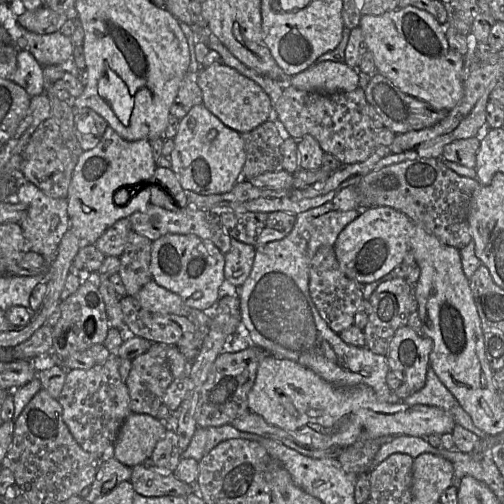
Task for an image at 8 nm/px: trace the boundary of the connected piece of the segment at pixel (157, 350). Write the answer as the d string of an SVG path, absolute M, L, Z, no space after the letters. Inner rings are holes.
M153 343L146 353L132 360L126 385L133 413L157 417L166 390L174 380L167 359L169 347Z

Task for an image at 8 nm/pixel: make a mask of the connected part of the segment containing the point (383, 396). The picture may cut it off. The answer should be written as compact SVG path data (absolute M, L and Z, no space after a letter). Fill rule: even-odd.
M331 201L326 202L321 206L297 214L293 229L281 240L255 247L256 254L251 273L245 283L238 288L241 320L249 333L250 343L264 349L270 355L293 360L302 366L309 368L322 379L336 387L352 387L359 384L365 384L371 387L375 391L377 397L383 402L402 402L408 405L420 404L439 407L451 414L456 424L474 433L479 439L486 437L487 434L474 425L469 414L461 407L459 402L440 381L439 377L431 367L429 367L427 371L426 382L423 388L409 395L409 397L404 400L400 400L387 384L386 378L390 368L386 356L376 354L370 351L366 346L356 347L347 344L327 325L325 320L319 314L309 293L309 271L311 260L320 247L334 247L340 232L346 225L357 218L360 213L361 211L358 209L339 211Z

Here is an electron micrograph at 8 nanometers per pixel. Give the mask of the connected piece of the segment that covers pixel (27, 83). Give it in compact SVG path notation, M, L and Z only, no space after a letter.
M26 49L17 52L17 70L13 81L24 88L30 97L45 93L43 66Z

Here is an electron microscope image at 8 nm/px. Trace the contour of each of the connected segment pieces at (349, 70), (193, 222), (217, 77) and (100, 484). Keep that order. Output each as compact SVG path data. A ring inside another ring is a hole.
M327 60L291 76L289 83L300 90L329 94L352 91L359 86L359 69L345 62Z
M149 205L145 211L136 212L129 218L132 230L151 241L155 241L167 234L196 235L201 239L212 241L223 254L227 254L233 240L222 224L219 214L190 206L179 211L171 211L159 206Z
M214 63L199 71L197 84L202 91L203 104L227 127L239 132L249 132L273 115L270 97L253 80L240 74L235 69Z
M116 458L108 459L99 465L95 480L89 486L90 493L86 501L93 503L98 497L109 492L116 485L130 481L132 468L119 462Z

